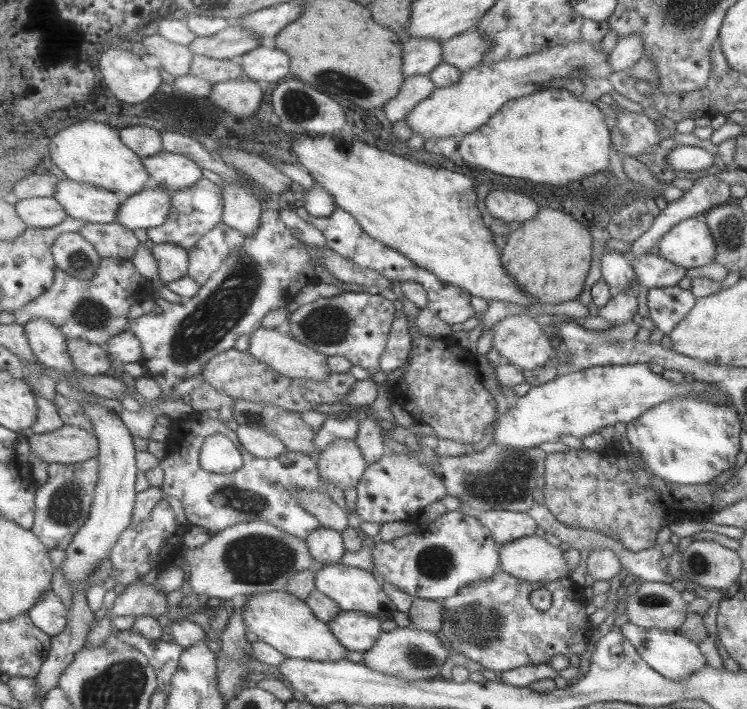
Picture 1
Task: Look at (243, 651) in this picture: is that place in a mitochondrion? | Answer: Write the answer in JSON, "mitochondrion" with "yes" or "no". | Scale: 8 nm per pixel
{"mitochondrion":"no"}

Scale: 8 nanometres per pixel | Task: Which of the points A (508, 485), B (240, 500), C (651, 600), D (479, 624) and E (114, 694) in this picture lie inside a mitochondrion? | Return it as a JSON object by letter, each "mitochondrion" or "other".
{"A":"mitochondrion","B":"mitochondrion","C":"mitochondrion","D":"mitochondrion","E":"mitochondrion"}

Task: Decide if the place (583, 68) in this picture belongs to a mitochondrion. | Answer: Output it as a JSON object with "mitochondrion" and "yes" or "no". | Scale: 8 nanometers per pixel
{"mitochondrion":"yes"}

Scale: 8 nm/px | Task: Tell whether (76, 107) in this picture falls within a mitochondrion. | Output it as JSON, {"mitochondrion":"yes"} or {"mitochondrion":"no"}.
{"mitochondrion":"no"}

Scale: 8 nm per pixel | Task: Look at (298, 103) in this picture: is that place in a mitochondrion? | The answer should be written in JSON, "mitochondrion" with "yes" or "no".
{"mitochondrion":"yes"}

